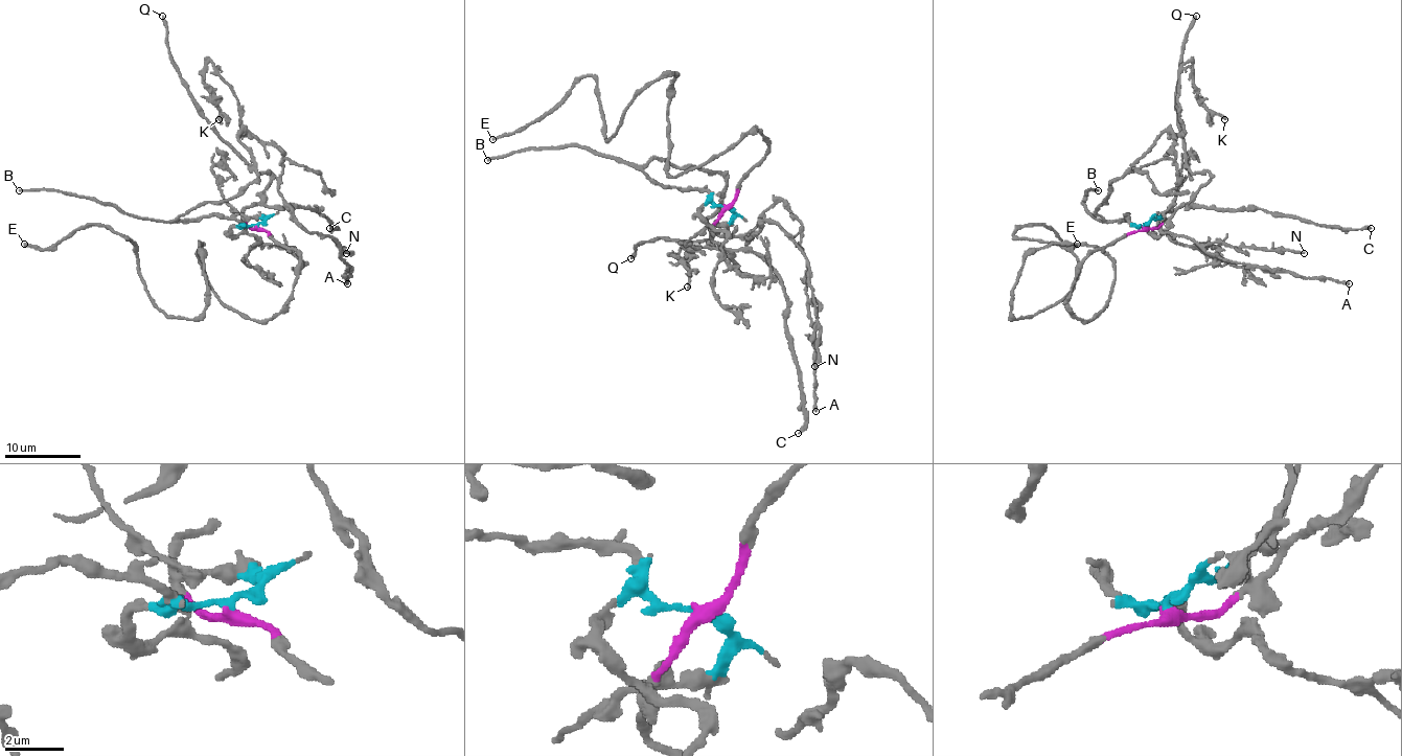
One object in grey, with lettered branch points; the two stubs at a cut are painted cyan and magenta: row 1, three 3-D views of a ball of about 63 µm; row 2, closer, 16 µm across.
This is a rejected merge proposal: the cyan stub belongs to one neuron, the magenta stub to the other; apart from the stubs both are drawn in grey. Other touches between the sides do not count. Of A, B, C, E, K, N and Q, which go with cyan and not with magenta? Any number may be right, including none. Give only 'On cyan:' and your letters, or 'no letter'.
On cyan: A, B, K, N

